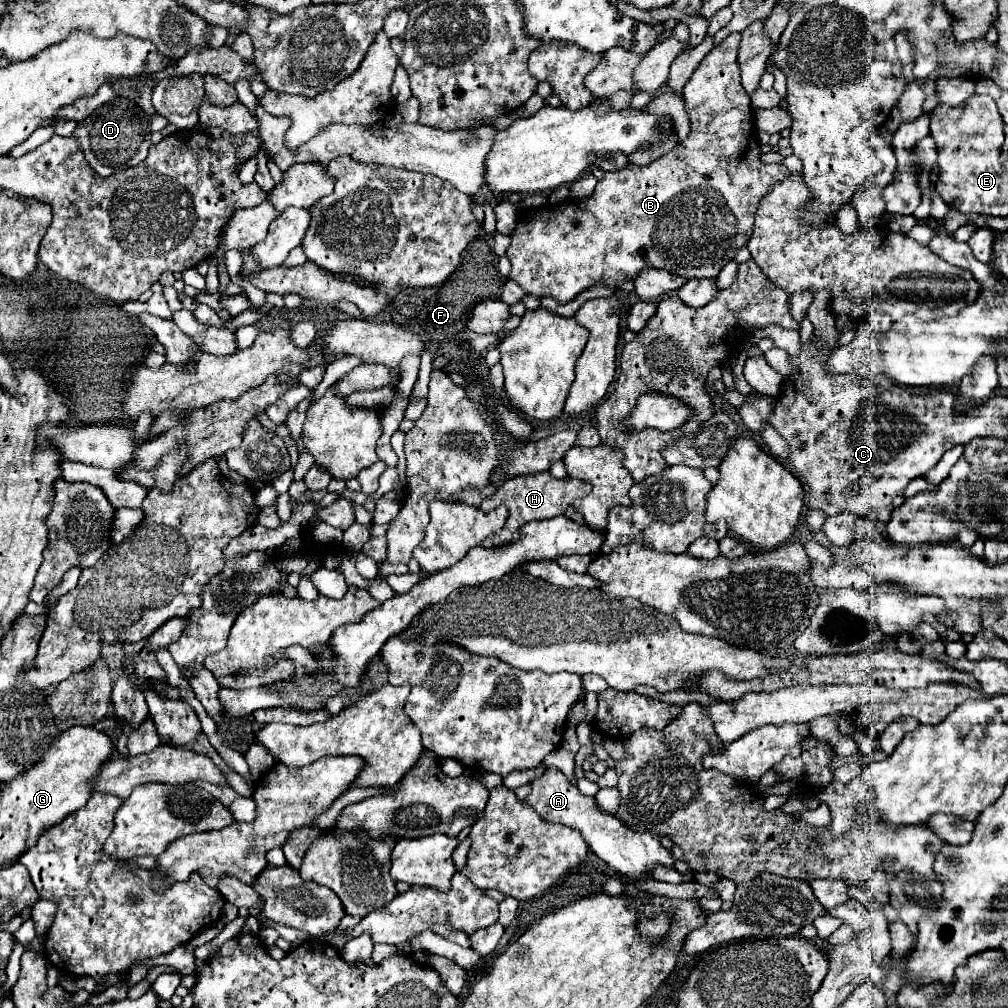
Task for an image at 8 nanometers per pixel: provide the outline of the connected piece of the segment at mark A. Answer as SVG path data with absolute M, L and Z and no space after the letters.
M547 768L543 776L531 782L533 792L527 796L527 804L549 824L563 824L575 830L581 830L585 842L589 848L605 860L615 872L623 872L627 878L633 880L649 880L651 878L651 866L673 866L675 858L669 850L665 850L655 836L649 832L635 832L621 824L615 816L601 812L595 806L595 800L591 796L583 796L577 786L573 786L557 768Z

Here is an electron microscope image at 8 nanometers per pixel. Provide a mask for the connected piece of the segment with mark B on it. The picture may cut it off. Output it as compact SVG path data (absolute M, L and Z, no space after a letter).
M739 32L729 34L701 60L683 86L683 98L691 118L691 134L687 140L647 166L627 164L623 170L607 172L589 198L563 204L559 212L555 208L543 208L541 212L533 210L521 216L511 234L507 258L511 260L509 278L515 280L525 294L537 298L553 296L559 304L567 304L589 286L617 286L623 280L633 280L645 266L663 268L687 280L717 278L735 250L747 246L753 232L757 202L769 186L775 180L783 180L789 170L783 164L763 164L759 160L761 148L755 136L755 118L739 78L739 40Z

